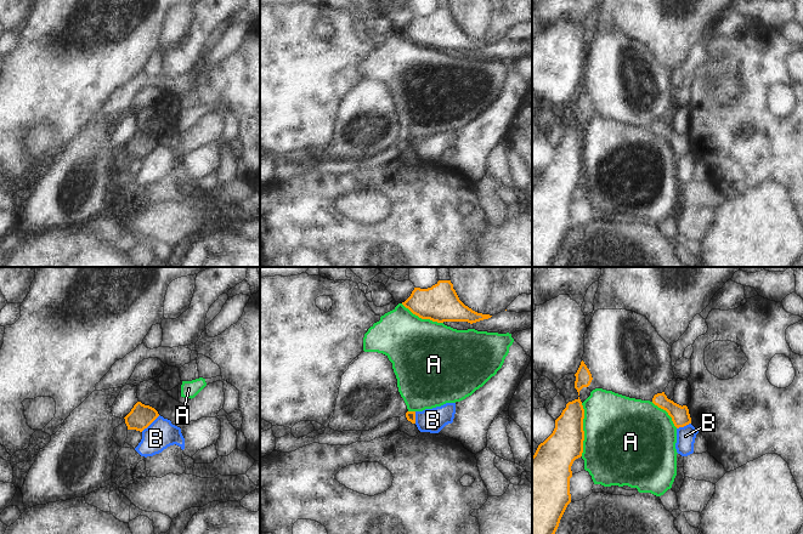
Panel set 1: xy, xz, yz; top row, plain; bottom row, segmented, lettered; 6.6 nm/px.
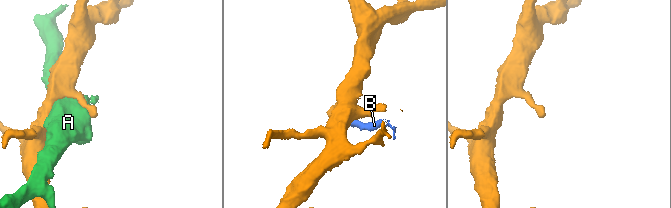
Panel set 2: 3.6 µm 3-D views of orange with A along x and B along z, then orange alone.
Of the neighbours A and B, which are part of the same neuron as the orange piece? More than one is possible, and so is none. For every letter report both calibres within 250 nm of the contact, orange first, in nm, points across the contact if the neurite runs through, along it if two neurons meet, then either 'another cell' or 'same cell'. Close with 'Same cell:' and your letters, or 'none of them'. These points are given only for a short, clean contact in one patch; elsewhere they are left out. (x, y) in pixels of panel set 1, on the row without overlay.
A: 240/480 nm | another cell
B: 160/190 nm | along xy (159, 143), (141, 159) | another cell
Same cell: none of them

